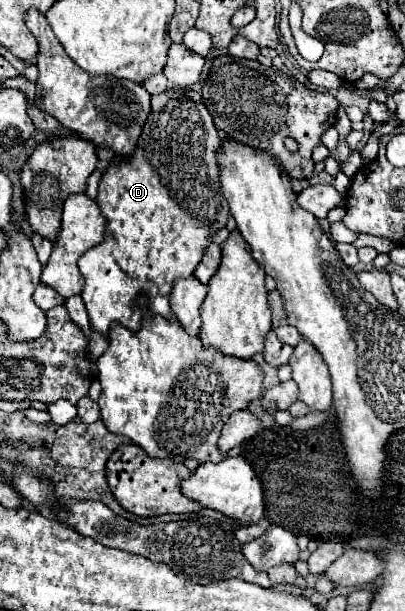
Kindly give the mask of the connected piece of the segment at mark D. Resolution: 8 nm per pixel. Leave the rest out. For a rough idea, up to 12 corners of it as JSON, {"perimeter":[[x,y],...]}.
{"perimeter":[[169,87],[99,181],[77,261],[91,325],[171,317],[225,227],[219,131]]}

